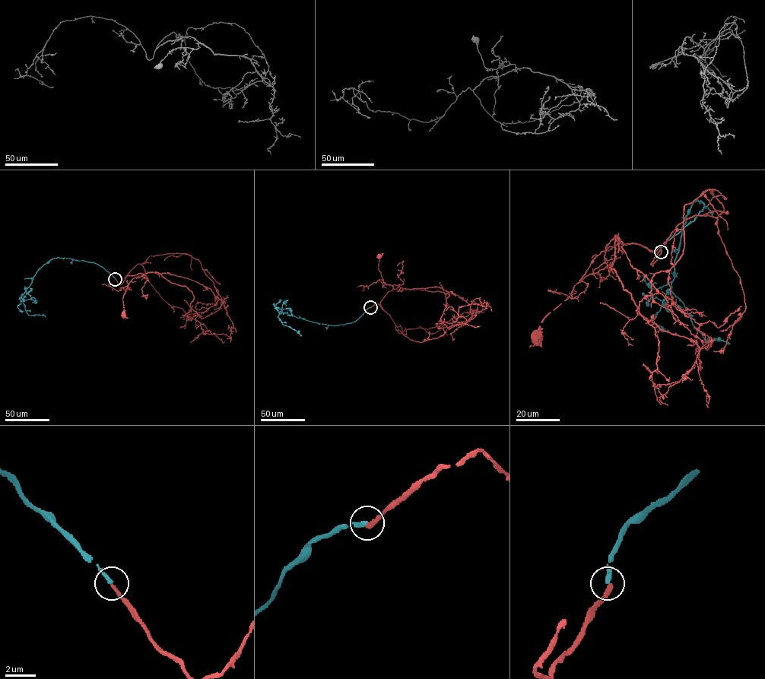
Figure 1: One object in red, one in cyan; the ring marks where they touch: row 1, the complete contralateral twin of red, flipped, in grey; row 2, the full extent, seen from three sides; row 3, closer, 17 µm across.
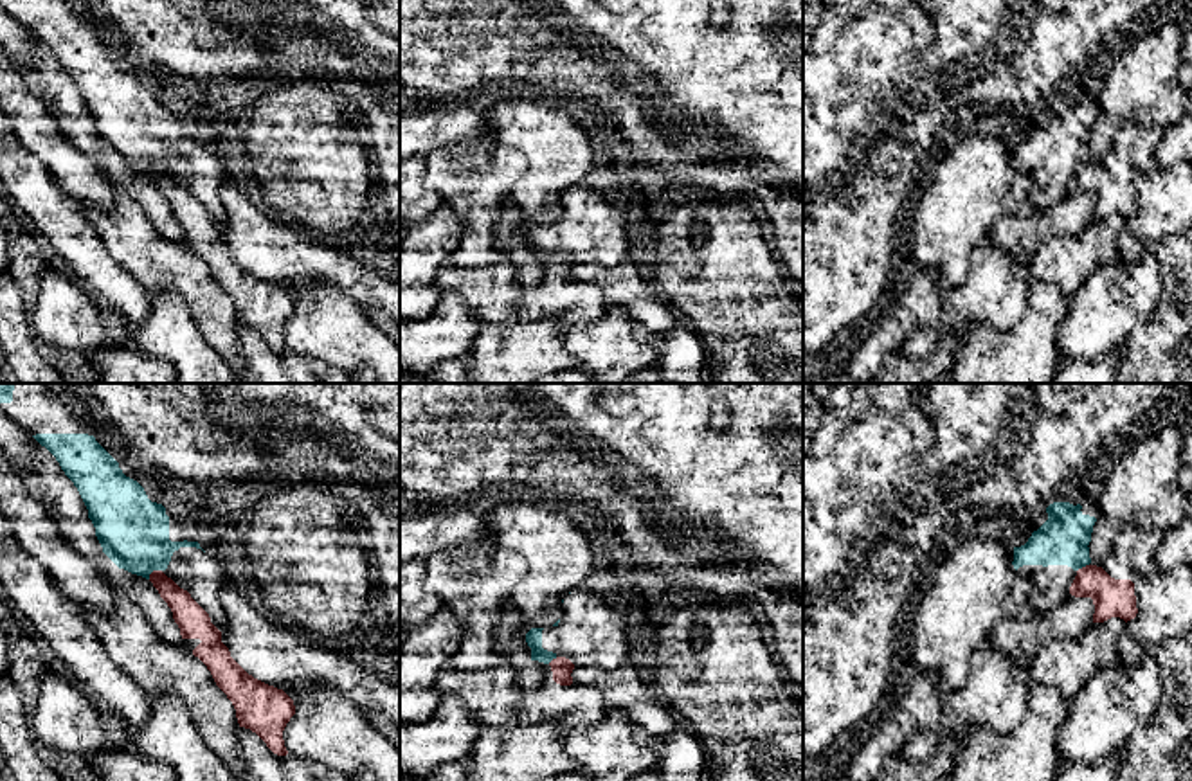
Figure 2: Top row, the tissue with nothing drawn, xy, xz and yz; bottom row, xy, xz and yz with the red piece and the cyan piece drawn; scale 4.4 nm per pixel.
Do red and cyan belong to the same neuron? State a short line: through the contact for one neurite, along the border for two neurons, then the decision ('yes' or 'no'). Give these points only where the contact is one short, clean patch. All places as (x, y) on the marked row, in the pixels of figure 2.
xy (161, 569), (155, 569), (148, 578) | no

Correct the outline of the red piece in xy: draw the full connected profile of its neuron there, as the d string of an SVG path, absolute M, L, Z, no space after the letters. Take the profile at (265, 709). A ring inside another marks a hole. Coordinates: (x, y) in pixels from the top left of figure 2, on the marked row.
M153 570L149 581L173 612L184 644L211 671L216 686L236 709L239 727L256 732L266 747L286 756L283 731L295 714L293 700L274 686L248 675L221 642L221 632L209 614L162 570Z

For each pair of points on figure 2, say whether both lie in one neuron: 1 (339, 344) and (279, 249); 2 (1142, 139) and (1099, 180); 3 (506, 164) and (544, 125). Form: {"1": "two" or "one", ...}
{"1": "two", "2": "one", "3": "two"}

